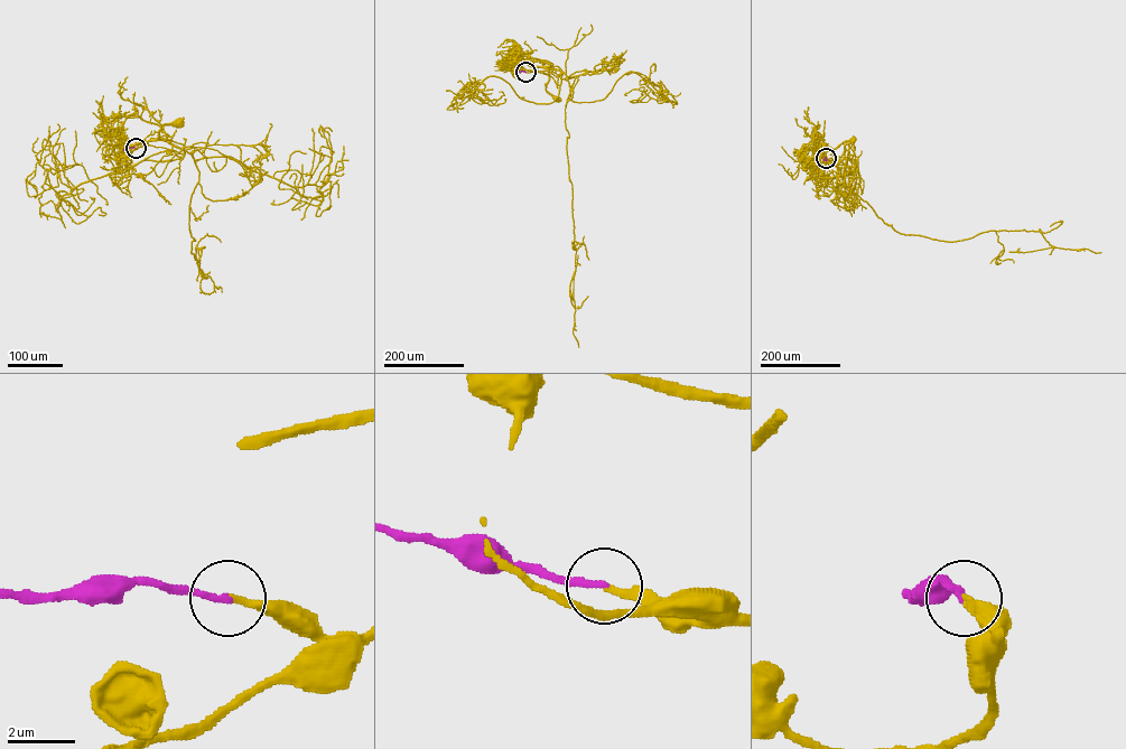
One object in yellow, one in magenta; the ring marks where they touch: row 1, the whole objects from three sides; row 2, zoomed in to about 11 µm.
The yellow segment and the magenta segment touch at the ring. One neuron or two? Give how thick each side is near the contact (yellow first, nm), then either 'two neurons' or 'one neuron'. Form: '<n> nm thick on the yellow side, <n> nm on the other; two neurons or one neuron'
200 nm thick on the yellow side, 190 nm on the other; one neuron

